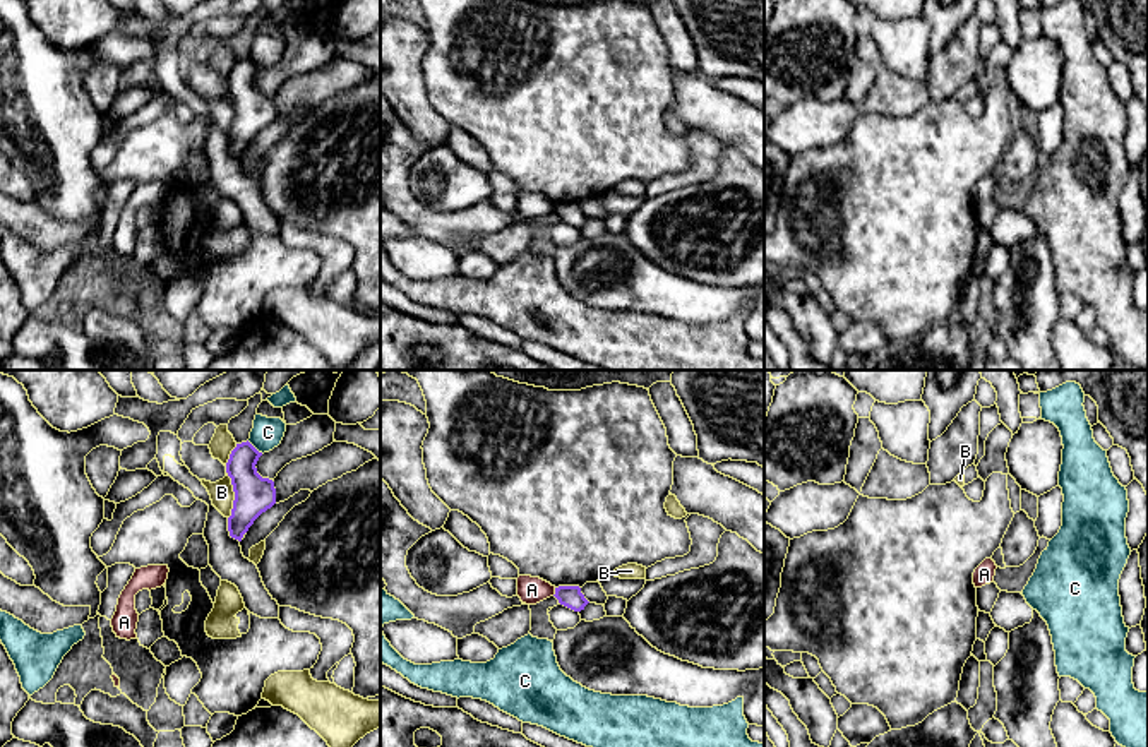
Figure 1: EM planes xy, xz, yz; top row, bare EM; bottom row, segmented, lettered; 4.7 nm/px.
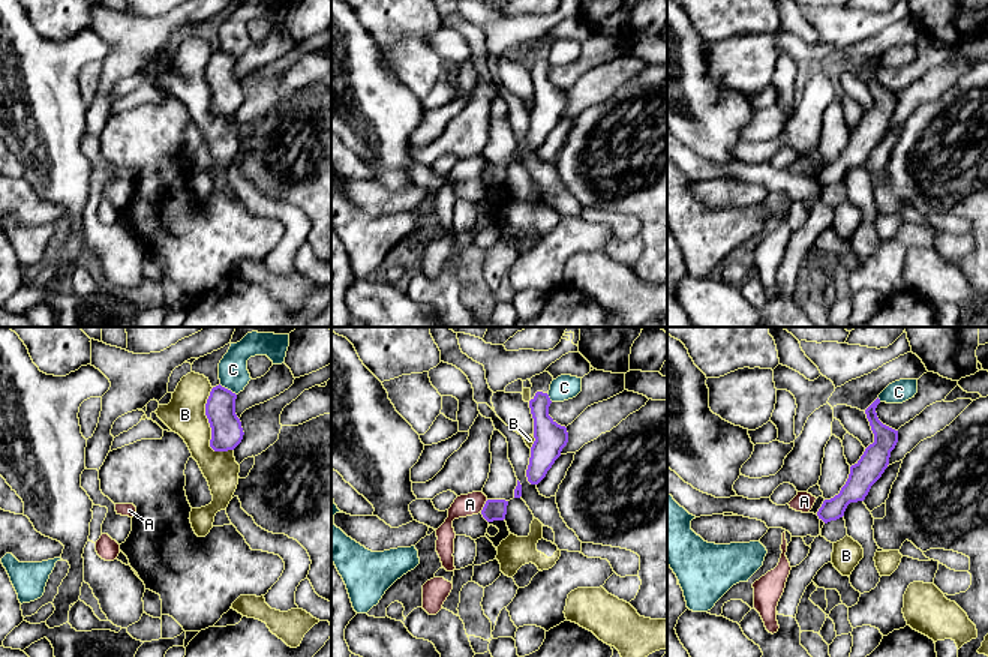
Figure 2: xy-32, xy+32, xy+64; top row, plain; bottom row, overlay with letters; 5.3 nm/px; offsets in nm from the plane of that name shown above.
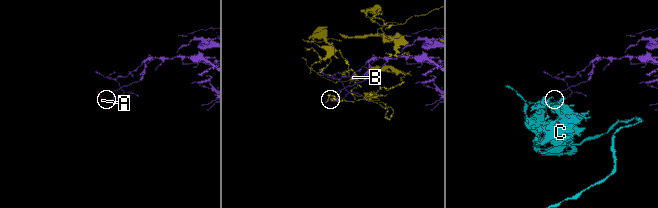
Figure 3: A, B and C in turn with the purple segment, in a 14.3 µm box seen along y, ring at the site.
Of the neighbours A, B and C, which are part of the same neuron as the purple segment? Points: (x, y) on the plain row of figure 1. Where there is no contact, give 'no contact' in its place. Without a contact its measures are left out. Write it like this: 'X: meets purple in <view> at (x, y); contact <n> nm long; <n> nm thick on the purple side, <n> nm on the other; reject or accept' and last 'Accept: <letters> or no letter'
A: meets purple in xz at (556, 208); contact 40 nm long; 110 nm thick on the purple side, 130 nm on the other; reject
B: meets purple in xy at (235, 112); contact 220 nm long; 180 nm thick on the purple side, 110 nm on the other; reject
C: meets purple in xy at (254, 64); contact 100 nm long; 180 nm thick on the purple side, 140 nm on the other; reject
Accept: no letter

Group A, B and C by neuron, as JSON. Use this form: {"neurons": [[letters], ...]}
{"neurons": [["A"], ["B"], ["C"]]}

